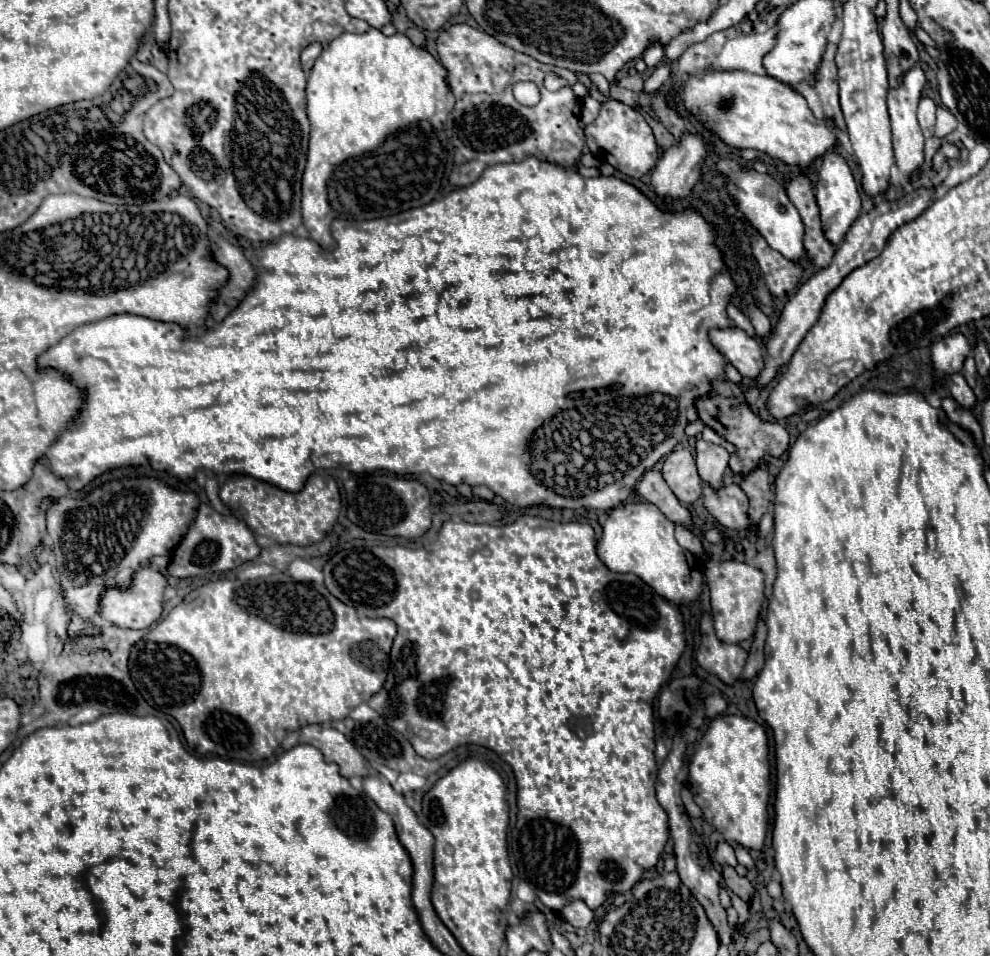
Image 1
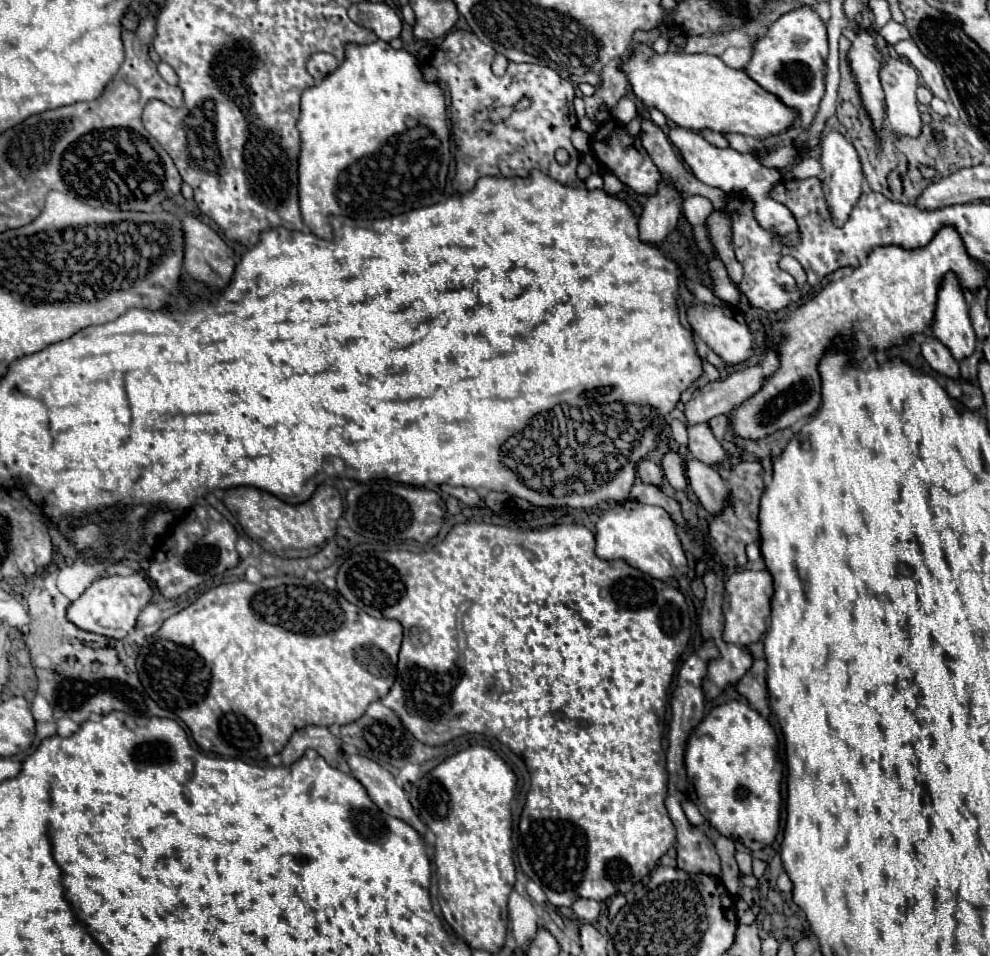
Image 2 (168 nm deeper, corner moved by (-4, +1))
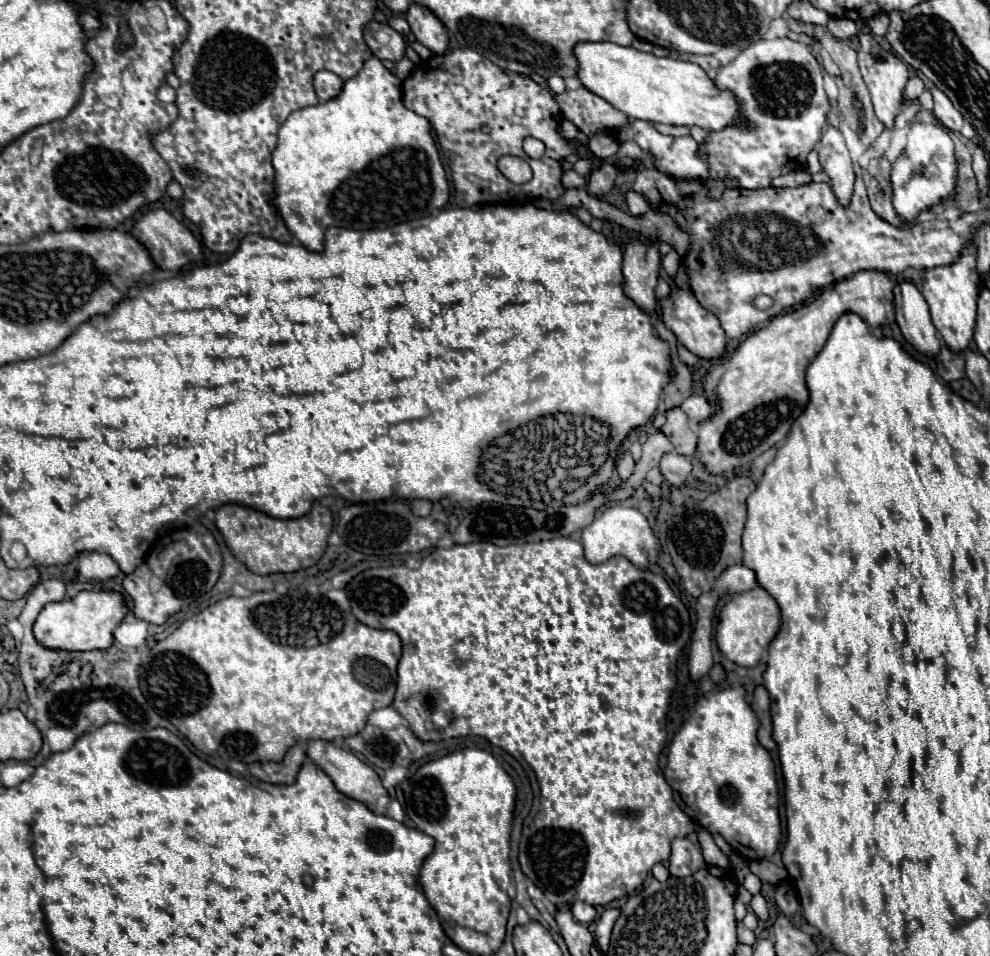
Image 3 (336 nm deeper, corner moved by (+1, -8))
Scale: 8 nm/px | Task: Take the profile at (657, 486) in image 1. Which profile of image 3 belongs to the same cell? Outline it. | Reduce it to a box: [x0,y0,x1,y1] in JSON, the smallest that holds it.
[616,454,634,480]

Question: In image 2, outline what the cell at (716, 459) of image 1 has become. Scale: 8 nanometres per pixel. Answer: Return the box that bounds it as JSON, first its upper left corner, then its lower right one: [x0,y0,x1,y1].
[689,423,725,465]

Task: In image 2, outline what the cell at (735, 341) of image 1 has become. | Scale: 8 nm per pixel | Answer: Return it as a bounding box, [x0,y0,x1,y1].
[687,305,753,365]

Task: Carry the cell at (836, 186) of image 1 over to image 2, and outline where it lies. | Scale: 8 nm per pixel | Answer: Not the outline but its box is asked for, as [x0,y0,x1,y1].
[819,131,863,227]

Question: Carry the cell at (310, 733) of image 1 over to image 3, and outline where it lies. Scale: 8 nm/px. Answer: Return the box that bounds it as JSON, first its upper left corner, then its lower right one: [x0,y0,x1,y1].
[248,744,306,786]

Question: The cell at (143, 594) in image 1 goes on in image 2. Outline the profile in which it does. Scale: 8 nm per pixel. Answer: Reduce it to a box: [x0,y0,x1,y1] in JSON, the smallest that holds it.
[69,573,153,639]

